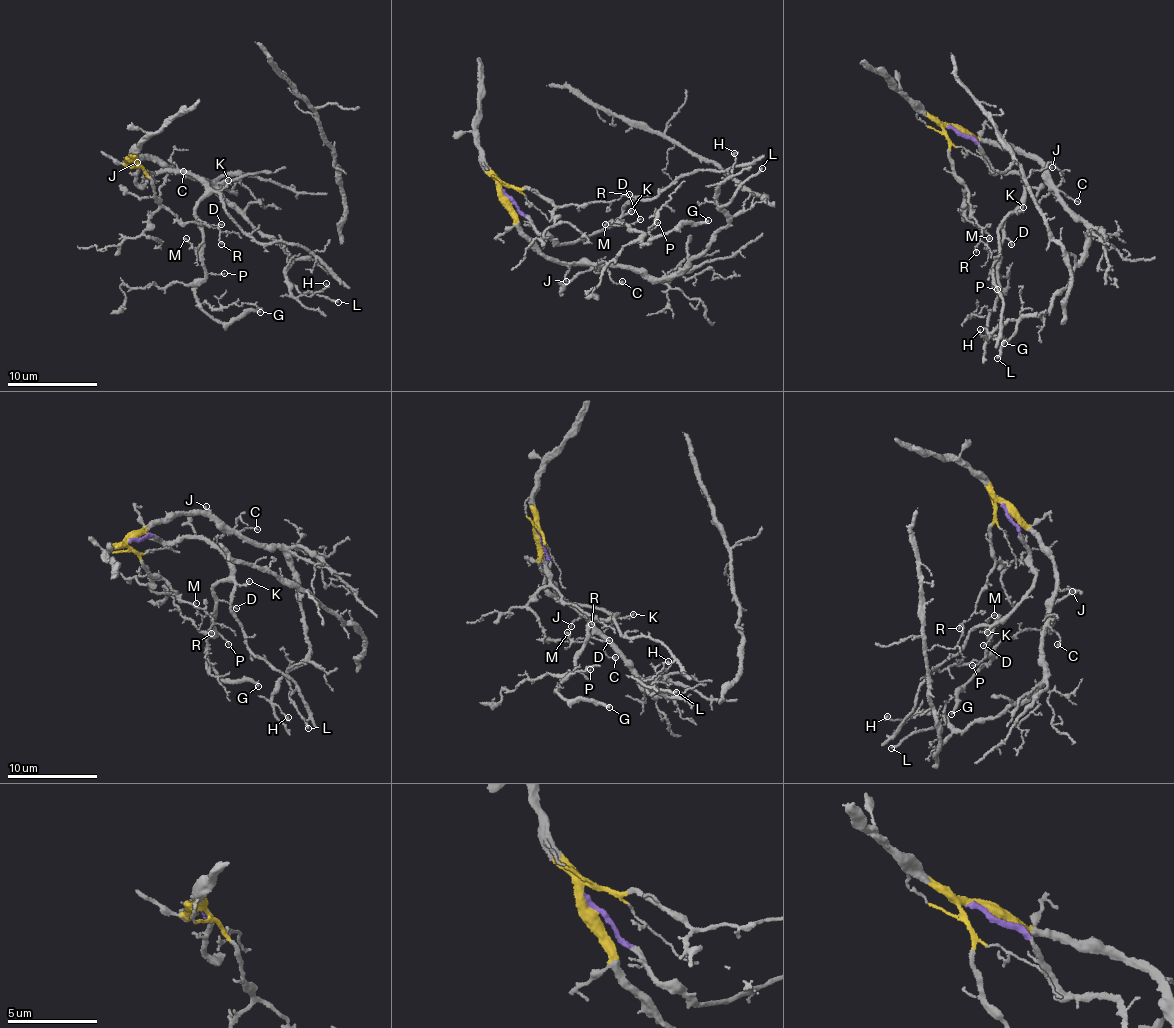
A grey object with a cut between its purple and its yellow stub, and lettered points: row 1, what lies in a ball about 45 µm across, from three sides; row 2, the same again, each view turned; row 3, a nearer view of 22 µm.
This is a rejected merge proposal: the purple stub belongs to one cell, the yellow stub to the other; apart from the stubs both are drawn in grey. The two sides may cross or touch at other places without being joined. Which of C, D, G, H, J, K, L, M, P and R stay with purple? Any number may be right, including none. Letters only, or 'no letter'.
D, G, K, M, P

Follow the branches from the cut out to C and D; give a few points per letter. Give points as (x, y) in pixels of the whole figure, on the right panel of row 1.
C: (953, 127), (961, 126), (981, 139), (1019, 149), (1045, 169), (1050, 181), (1077, 201)
D: (951, 128), (979, 147), (992, 168), (1012, 170), (1026, 180), (1020, 204), (1005, 220), (1011, 244)

